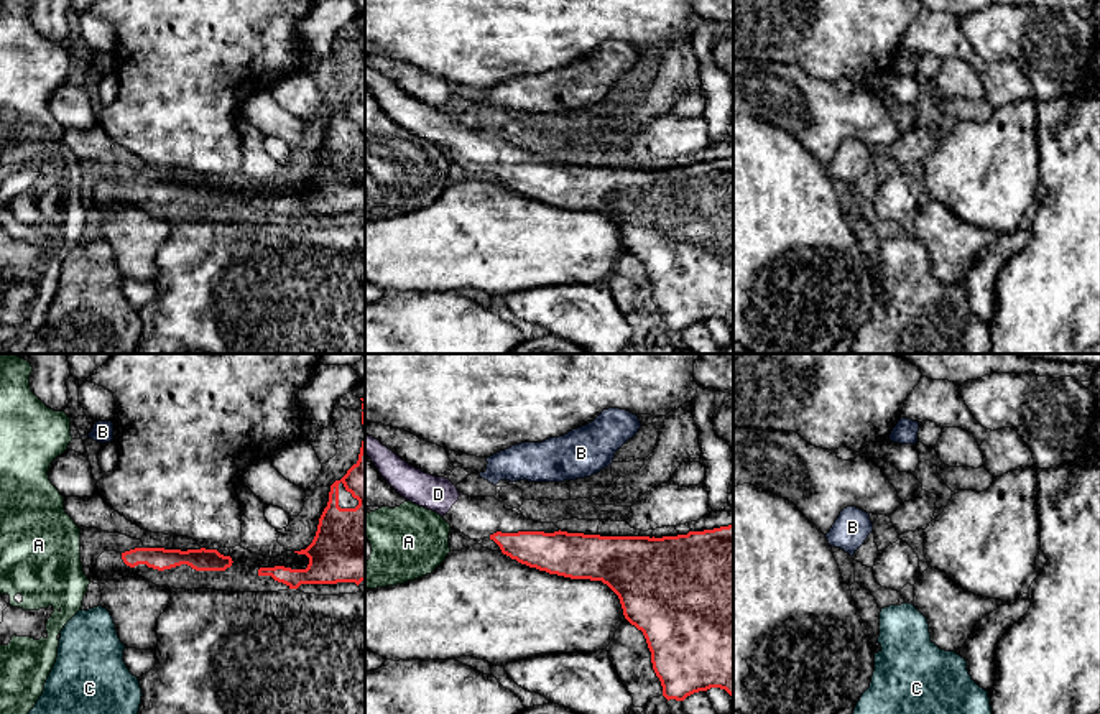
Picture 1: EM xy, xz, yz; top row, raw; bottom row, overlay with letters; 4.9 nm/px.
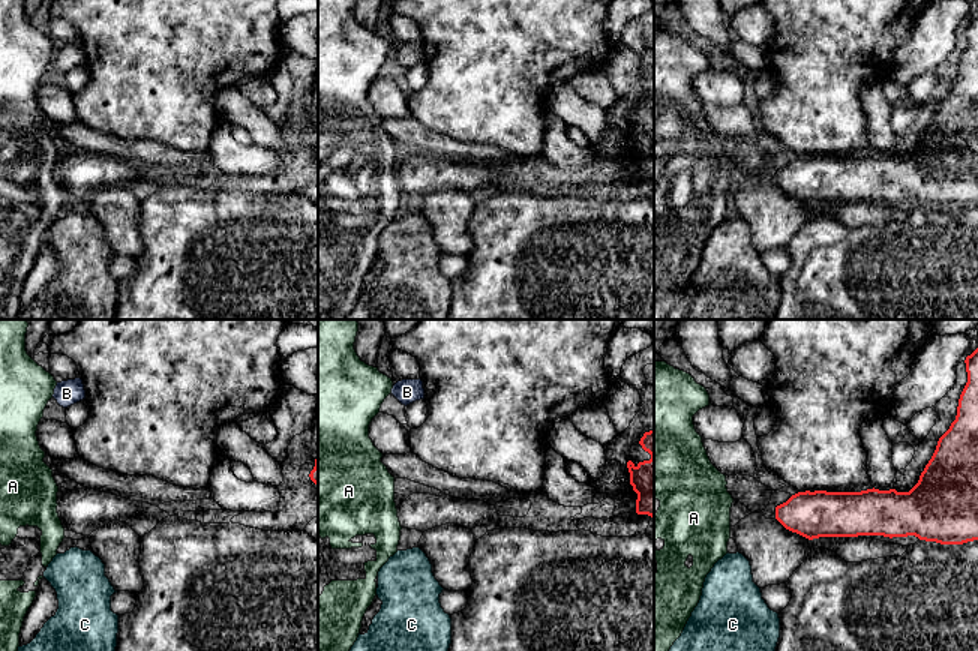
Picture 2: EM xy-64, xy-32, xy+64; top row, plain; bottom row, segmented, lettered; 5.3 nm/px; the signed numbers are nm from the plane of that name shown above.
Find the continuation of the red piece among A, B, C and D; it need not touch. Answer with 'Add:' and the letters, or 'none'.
Add: D

